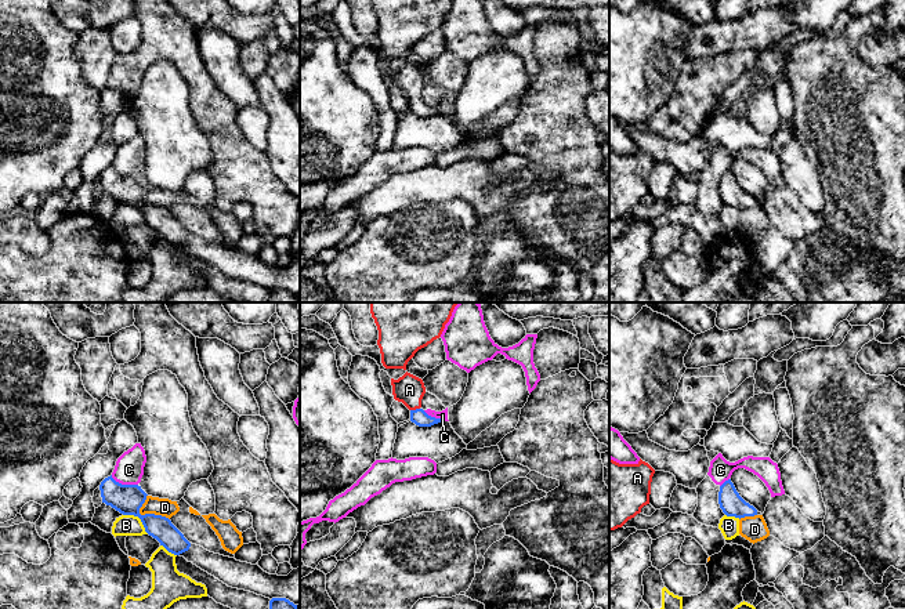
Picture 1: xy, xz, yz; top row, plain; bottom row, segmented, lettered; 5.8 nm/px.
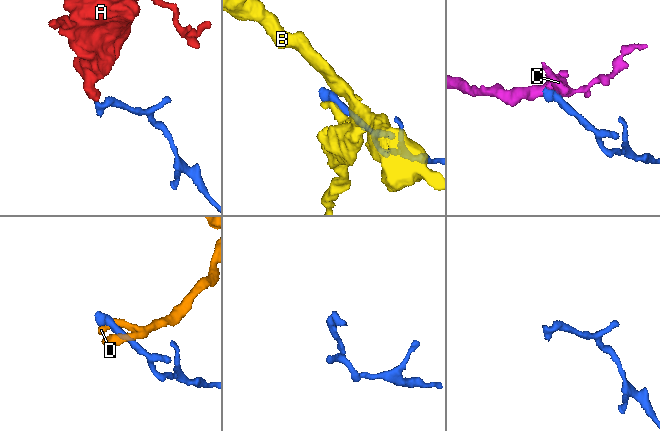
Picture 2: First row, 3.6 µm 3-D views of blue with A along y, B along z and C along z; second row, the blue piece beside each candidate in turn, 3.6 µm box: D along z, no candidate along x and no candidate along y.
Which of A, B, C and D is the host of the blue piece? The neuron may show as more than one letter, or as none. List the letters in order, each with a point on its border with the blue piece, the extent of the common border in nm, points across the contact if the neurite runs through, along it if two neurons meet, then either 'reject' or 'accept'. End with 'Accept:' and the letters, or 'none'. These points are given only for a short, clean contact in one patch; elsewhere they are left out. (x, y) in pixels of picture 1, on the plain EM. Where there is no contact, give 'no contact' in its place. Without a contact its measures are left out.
A: xz (416, 100) | 60 nm | across xz (419, 107), (416, 100), (409, 80) | accept
B: xy (138, 207) | 190 nm | along xy (123, 205), (137, 207), (148, 224) | reject
C: xy (125, 176) | 170 nm | along xy (111, 166), (122, 174), (137, 176) | reject
D: xy (145, 205) | 200 nm | along xy (147, 185), (140, 203), (160, 205), (169, 210) | reject
Accept: A

